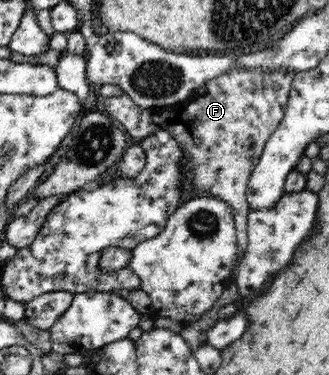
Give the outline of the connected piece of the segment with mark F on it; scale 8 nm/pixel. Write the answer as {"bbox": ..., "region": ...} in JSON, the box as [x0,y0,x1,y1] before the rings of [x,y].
{"bbox":[103,68,295,259],"region":[[[231,68],[196,87],[187,99],[180,101],[179,106],[167,108],[165,114],[160,108],[139,107],[125,93],[106,97],[103,107],[105,113],[128,132],[132,144],[140,144],[155,131],[170,131],[188,157],[193,187],[226,201],[233,208],[237,257],[242,259],[248,245],[250,205],[246,193],[249,177],[261,159],[267,139],[284,118],[295,73],[295,70],[287,68],[264,72]]]}

